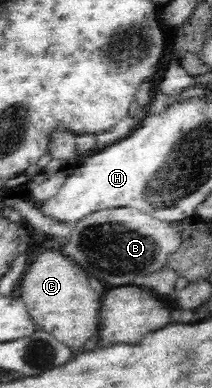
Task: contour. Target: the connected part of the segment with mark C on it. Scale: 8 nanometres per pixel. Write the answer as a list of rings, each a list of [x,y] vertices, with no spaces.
[[[60,249],[42,250],[42,253],[32,258],[28,267],[20,280],[19,298],[37,329],[51,333],[70,349],[84,345],[92,335],[97,336],[102,299],[88,283],[88,277],[92,275],[64,257]]]

